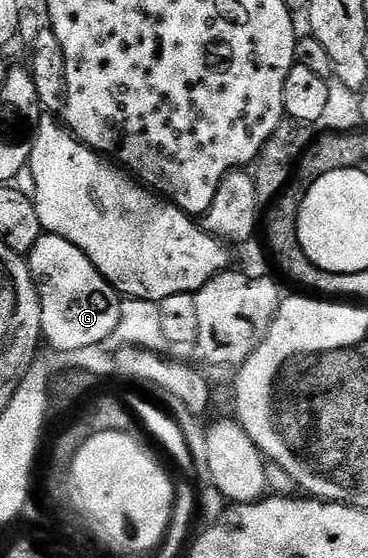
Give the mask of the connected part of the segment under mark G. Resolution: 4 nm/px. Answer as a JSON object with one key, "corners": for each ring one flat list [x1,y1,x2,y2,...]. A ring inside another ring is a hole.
{"corners":[[44,233,29,256,31,279,41,305,43,339,50,350,103,346,105,337,117,329,121,317,121,296,77,245,65,237]]}

